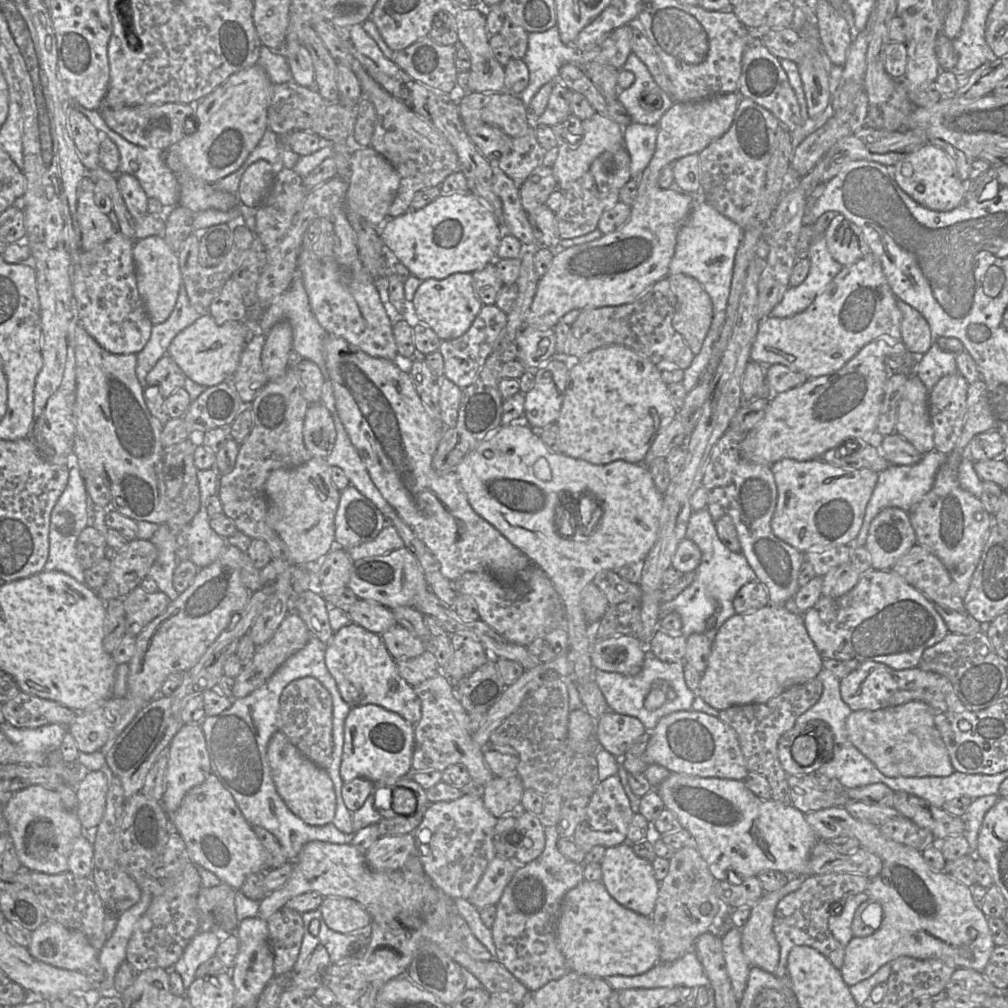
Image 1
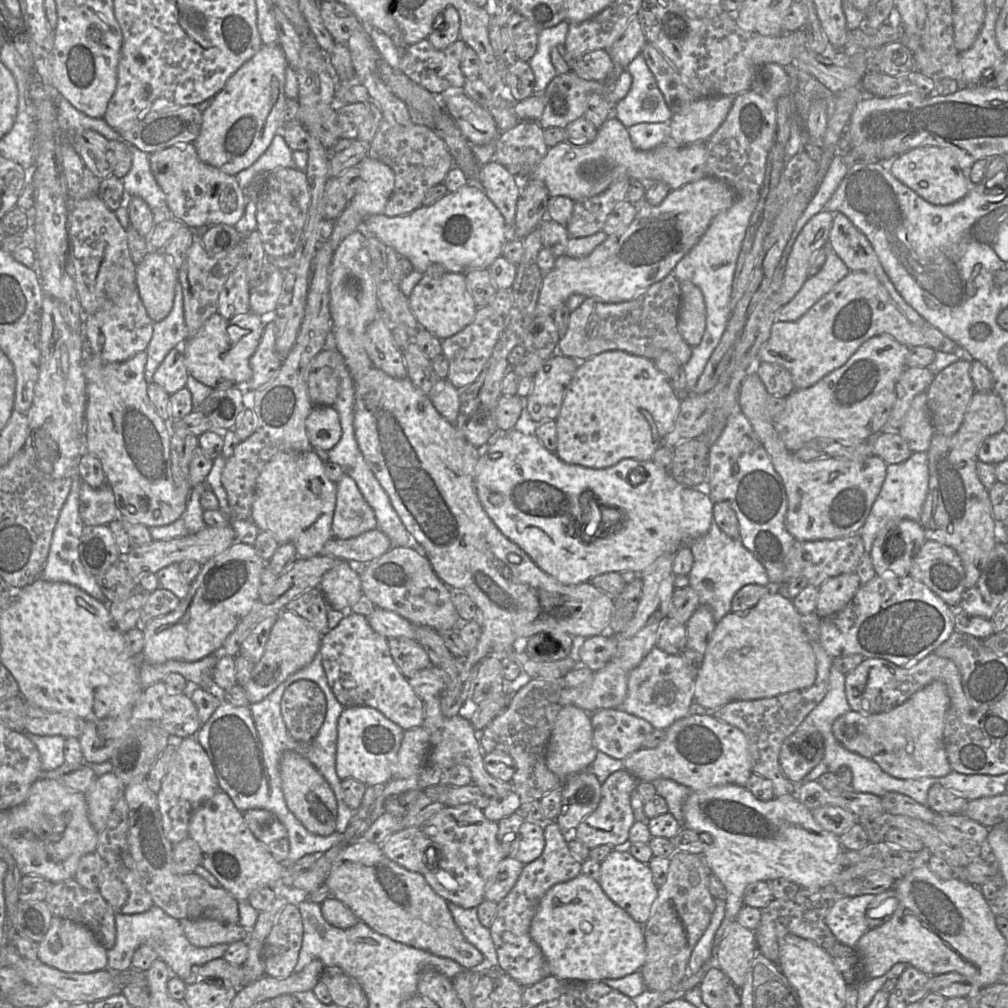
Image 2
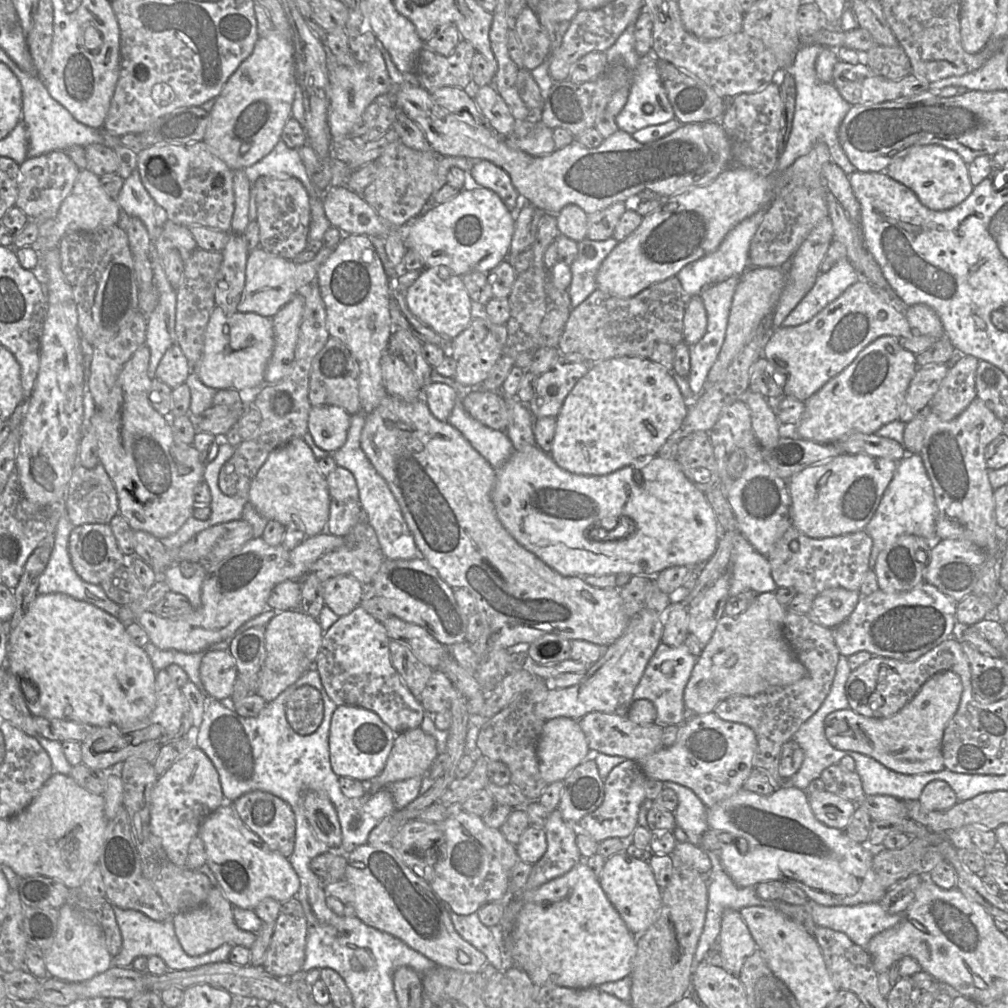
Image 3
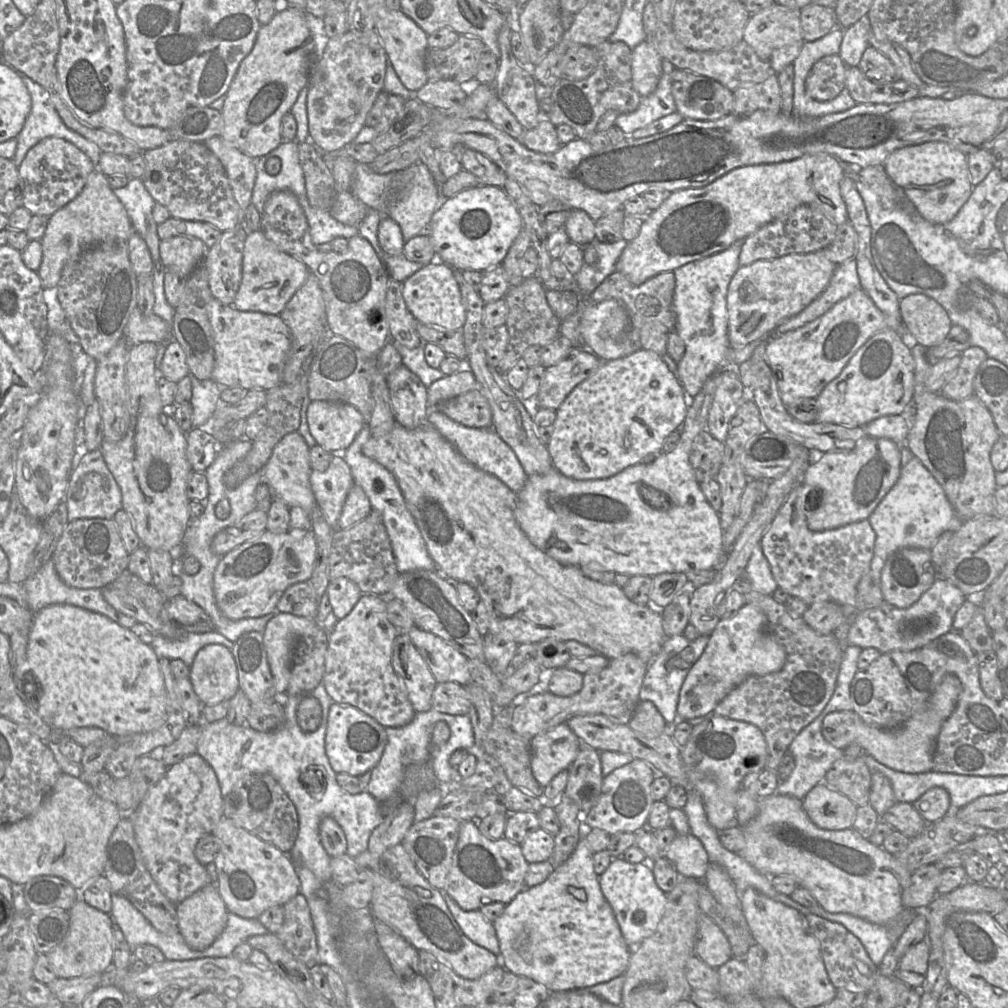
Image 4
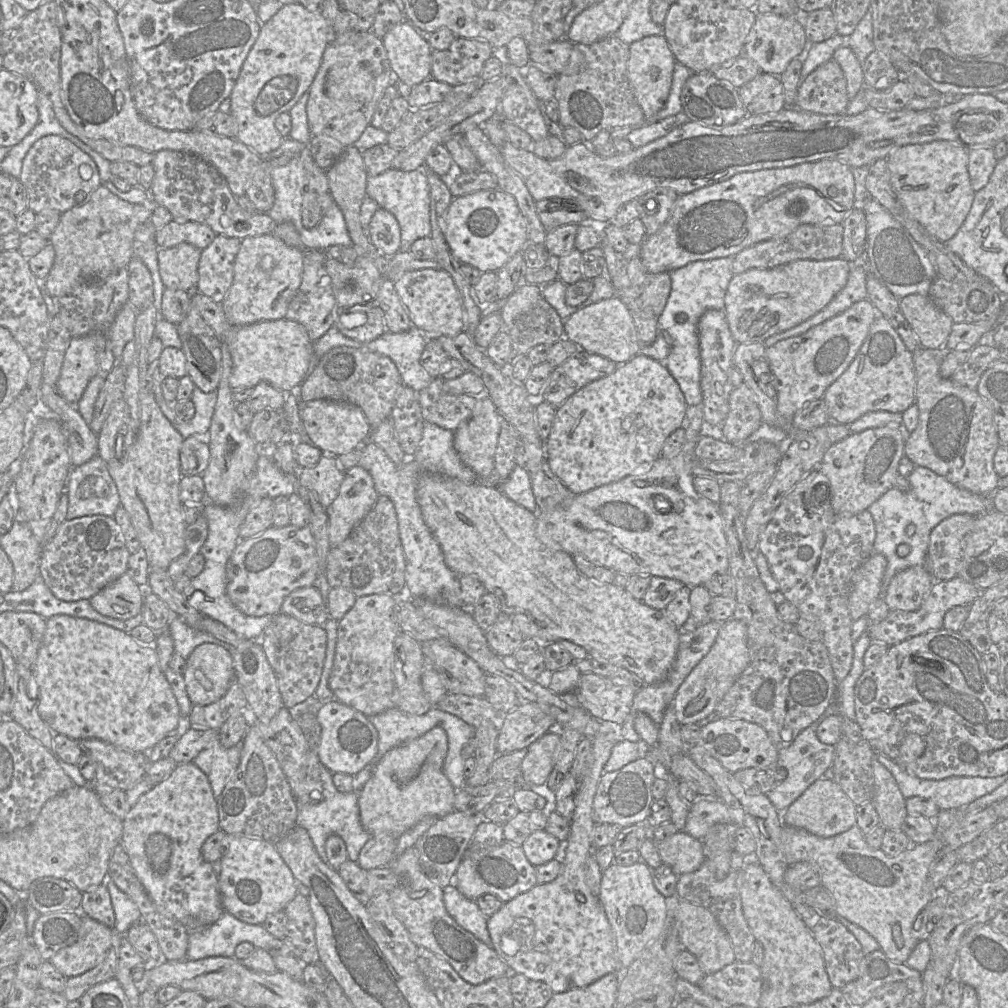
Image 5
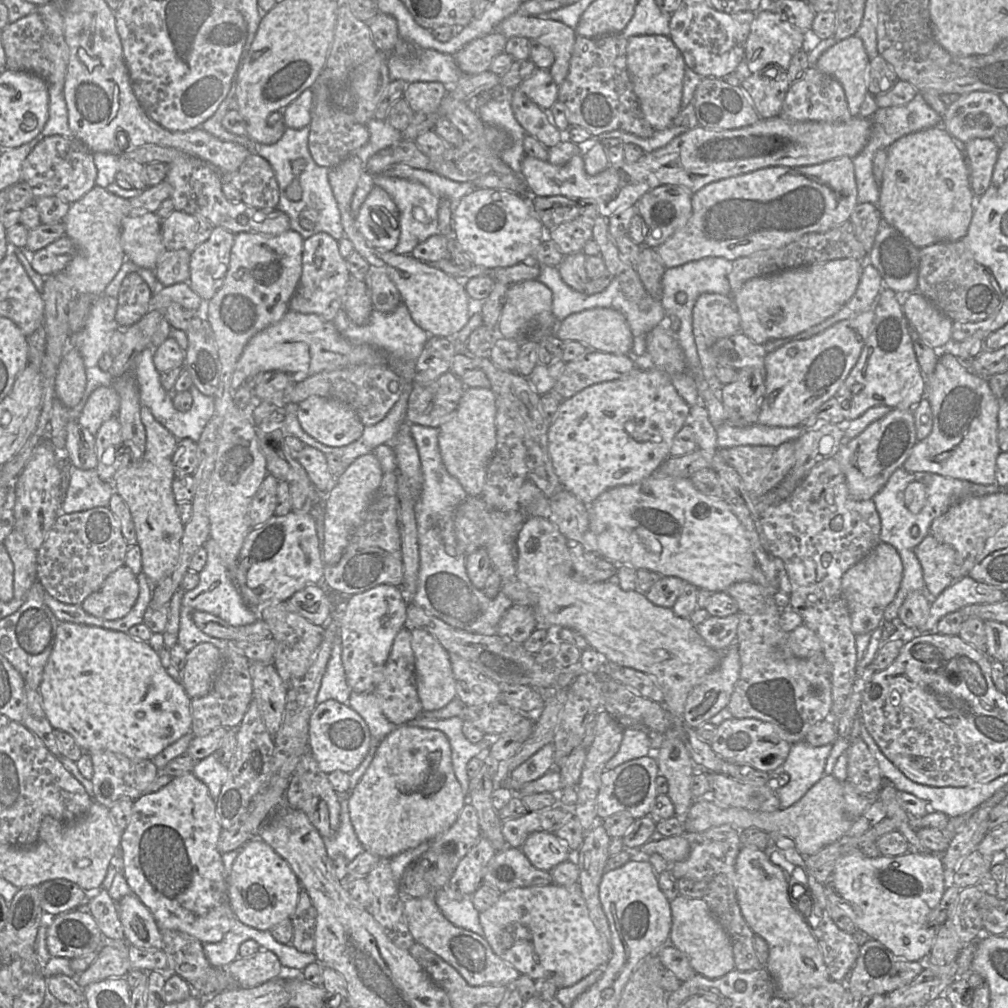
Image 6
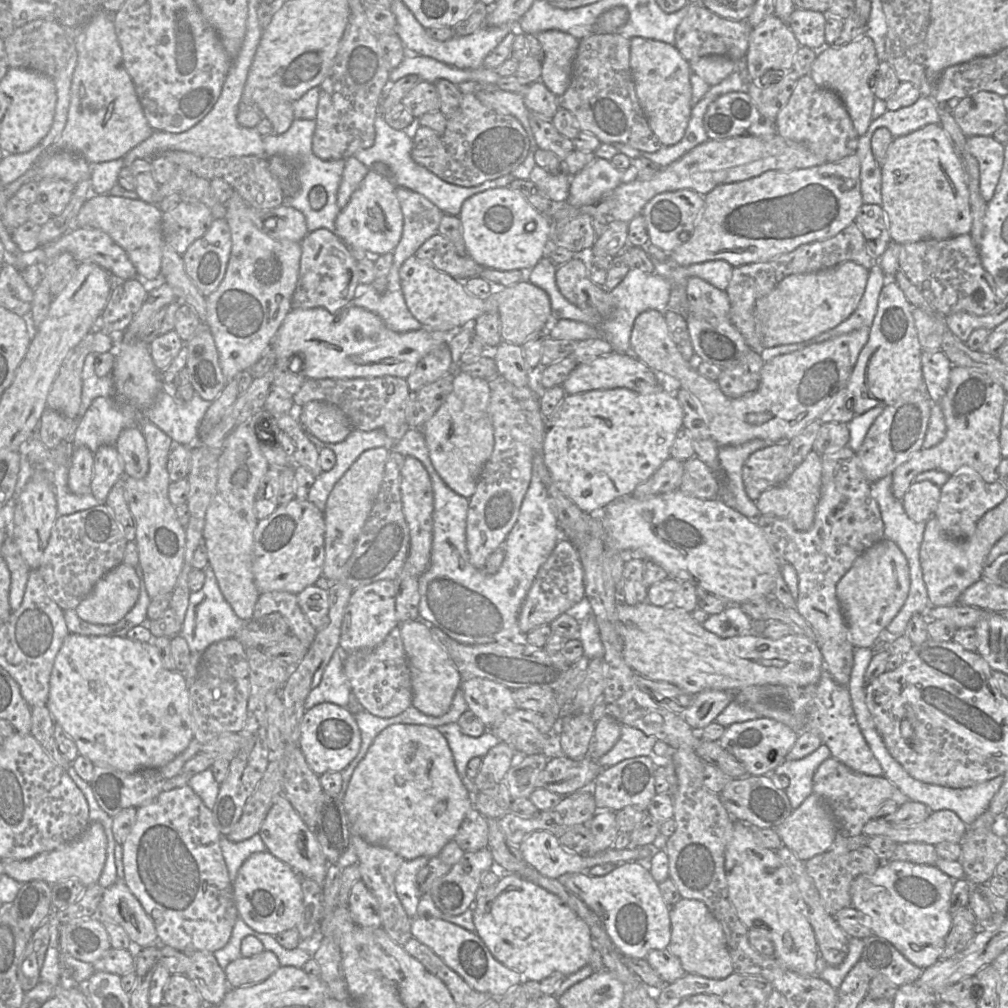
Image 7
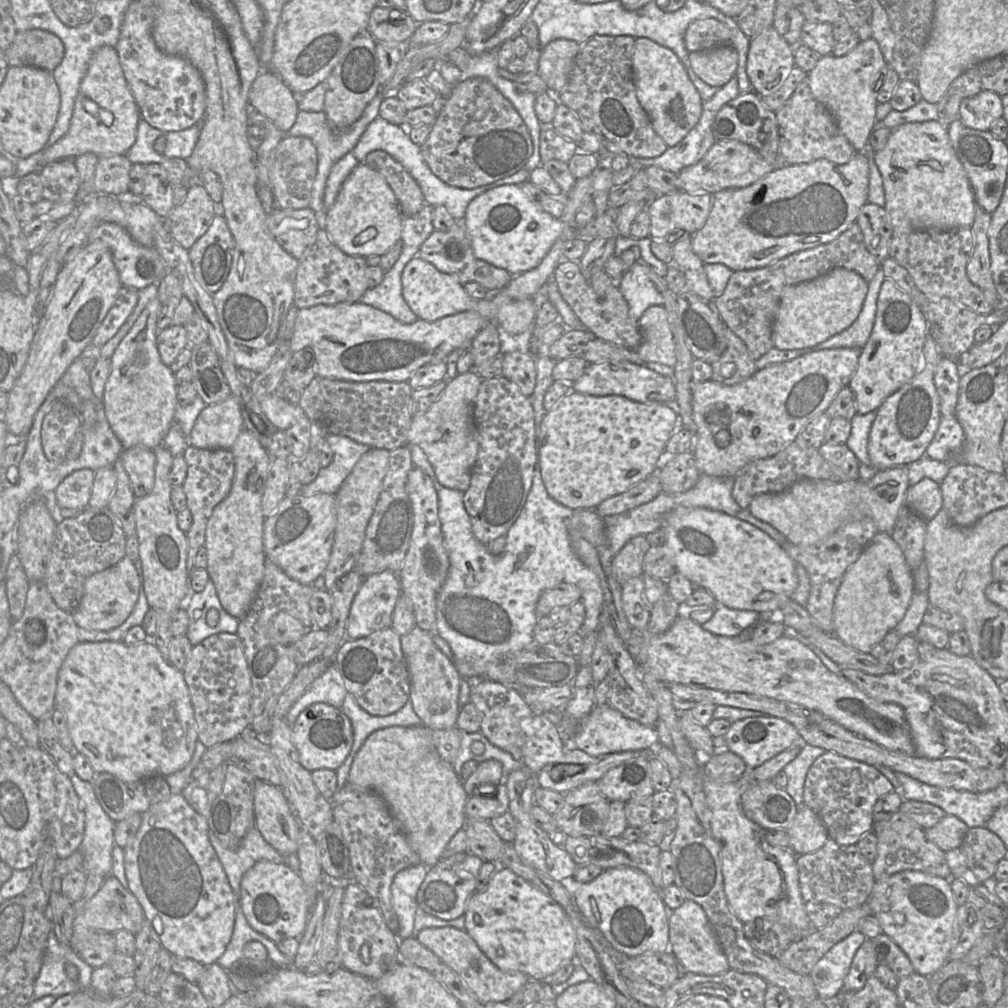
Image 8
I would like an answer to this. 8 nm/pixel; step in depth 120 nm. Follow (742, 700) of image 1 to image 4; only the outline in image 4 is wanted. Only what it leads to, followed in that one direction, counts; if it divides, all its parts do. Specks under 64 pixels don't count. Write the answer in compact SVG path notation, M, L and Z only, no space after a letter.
M747 603L735 616L720 619L709 636L708 644L688 672L679 694L679 719L710 715L715 707L747 677L764 676L780 671L786 662L786 651L766 629L766 616L755 603Z

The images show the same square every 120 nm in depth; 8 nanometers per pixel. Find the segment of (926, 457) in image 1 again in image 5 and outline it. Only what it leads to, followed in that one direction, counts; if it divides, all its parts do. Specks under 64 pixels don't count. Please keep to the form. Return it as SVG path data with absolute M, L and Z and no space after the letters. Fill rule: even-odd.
M905 455L900 460L898 466L898 473L901 477L908 479L910 483L910 490L904 492L897 486L892 487L885 492L879 499L877 499L868 508L871 513L876 530L876 538L874 541L874 552L882 554L887 560L887 567L882 579L881 584L881 596L884 598L887 588L891 579L900 571L905 570L913 566L925 566L927 564L927 553L929 548L930 533L932 529L938 525L942 520L954 514L970 514L978 516L986 513L992 508L992 495L984 496L974 494L968 490L961 489L956 485L949 482L944 477L936 474L932 470L926 467L916 466ZM913 524L916 527L916 531L912 536L908 536L906 528L908 525ZM900 544L908 544L911 548L910 553L907 556L900 557L897 554L897 548Z

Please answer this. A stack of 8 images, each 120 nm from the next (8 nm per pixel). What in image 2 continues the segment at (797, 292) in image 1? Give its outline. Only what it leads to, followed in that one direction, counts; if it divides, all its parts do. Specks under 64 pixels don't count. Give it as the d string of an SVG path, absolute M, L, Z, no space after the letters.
M828 243L823 249L826 251L824 265L816 275L806 280L800 291L789 303L781 306L777 314L777 321L797 321L849 274L848 267Z

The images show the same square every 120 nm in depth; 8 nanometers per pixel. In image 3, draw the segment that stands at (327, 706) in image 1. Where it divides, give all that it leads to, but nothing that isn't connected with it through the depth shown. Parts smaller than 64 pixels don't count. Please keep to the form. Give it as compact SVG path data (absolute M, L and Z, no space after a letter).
M310 686L297 688L285 704L286 719L299 735L314 733L323 720L324 708L320 692Z

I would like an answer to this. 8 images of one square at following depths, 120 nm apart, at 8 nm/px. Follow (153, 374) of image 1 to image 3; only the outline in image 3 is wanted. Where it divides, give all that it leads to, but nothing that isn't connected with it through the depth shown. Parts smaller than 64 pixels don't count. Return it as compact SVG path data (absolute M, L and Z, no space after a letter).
M175 343L167 349L156 369L155 378L174 389L185 383L193 370L180 346Z

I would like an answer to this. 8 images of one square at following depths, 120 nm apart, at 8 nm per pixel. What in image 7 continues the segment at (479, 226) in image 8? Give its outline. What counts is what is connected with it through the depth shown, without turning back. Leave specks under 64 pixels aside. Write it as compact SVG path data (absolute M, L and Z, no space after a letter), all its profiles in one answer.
M509 187L491 188L471 196L464 201L459 218L467 255L482 267L499 271L531 270L547 255L553 222Z

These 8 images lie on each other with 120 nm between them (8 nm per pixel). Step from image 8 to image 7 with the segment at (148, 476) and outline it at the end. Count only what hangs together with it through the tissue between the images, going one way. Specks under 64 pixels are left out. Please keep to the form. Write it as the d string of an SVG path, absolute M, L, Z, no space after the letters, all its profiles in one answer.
M140 427L121 431L115 447L122 460L124 475L135 479L144 478L149 470L148 450Z

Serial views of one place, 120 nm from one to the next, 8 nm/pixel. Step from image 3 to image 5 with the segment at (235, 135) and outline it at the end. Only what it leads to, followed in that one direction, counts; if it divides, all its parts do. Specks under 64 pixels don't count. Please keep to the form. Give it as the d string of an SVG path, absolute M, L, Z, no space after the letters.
M298 2L283 5L270 20L261 25L259 35L241 67L229 97L230 113L238 124L237 140L258 155L270 153L281 145L283 136L276 129L275 120L281 113L289 112L309 90L332 37L333 28L320 10L308 10Z

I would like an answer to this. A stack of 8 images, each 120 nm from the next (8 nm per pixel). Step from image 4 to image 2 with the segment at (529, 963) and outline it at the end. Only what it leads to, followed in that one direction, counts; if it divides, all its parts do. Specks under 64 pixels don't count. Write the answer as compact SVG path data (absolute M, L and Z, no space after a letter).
M583 873L546 892L529 932L545 957L549 975L560 979L619 979L640 971L646 959L643 925L616 905L598 881Z

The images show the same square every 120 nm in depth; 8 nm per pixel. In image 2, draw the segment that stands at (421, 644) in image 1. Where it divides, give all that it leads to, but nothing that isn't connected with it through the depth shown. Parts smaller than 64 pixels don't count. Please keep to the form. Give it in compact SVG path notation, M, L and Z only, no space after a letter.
M389 638L387 640L394 663L407 679L433 665L427 653L415 639Z

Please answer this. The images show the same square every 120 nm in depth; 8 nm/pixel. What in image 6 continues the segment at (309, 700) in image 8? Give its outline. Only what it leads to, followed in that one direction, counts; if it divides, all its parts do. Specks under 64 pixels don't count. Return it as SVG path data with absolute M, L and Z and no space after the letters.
M339 630L339 636L333 644L326 671L322 677L316 696L317 705L329 699L343 704L348 704L349 702L352 690L347 683L341 653L342 648Z

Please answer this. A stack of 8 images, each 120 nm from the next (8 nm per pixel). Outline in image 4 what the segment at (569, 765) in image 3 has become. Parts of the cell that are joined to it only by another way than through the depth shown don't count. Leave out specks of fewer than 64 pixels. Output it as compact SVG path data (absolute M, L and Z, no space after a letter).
M566 722L534 736L531 769L537 782L545 788L558 773L568 770L582 745Z

